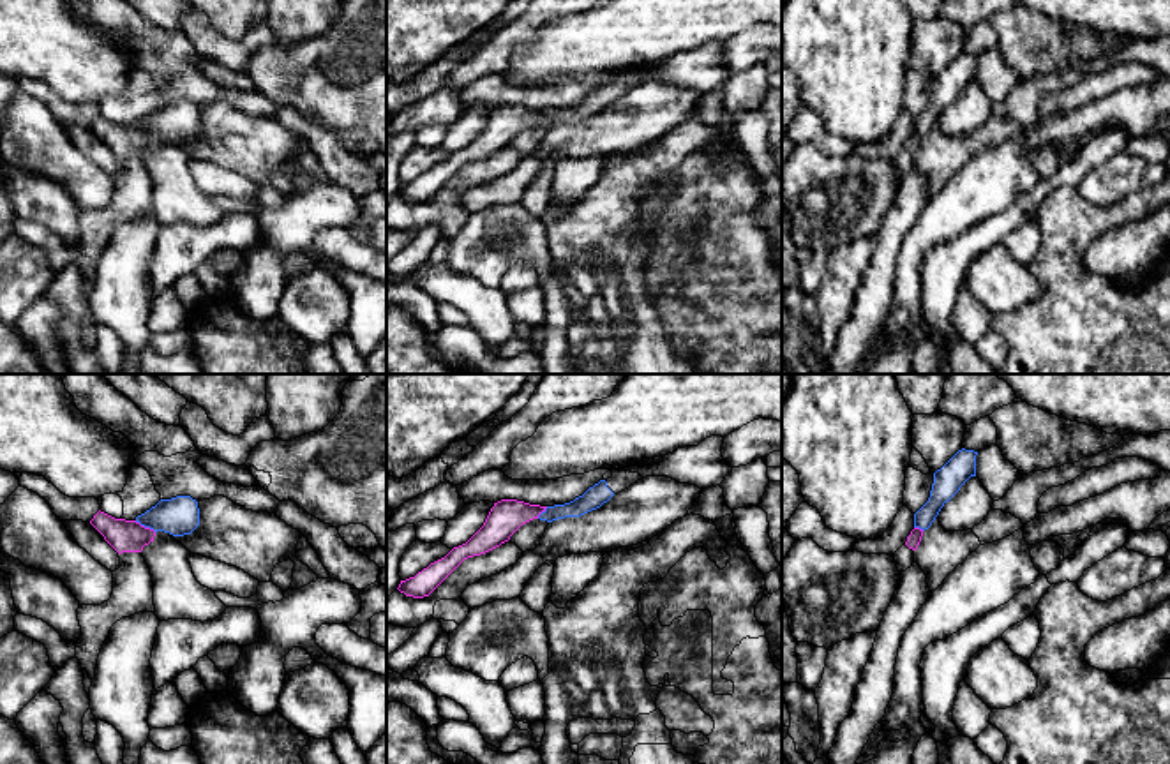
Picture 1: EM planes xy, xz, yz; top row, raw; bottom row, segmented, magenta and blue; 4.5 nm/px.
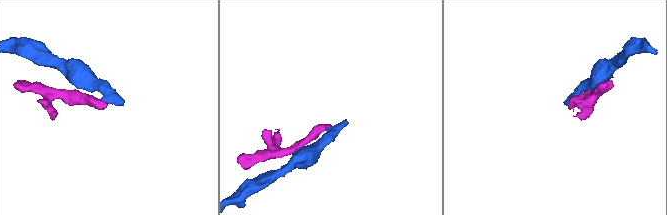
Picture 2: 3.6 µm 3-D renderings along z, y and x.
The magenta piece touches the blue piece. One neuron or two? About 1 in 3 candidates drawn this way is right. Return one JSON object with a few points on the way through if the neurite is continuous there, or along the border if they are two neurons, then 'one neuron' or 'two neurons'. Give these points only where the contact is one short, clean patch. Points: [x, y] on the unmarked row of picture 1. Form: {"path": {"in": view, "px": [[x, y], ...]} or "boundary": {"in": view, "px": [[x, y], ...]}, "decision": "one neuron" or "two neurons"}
{"path": {"in": "xy", "px": [[122, 140], [134, 140], [143, 131], [164, 120], [179, 120]]}, "decision": "one neuron"}

